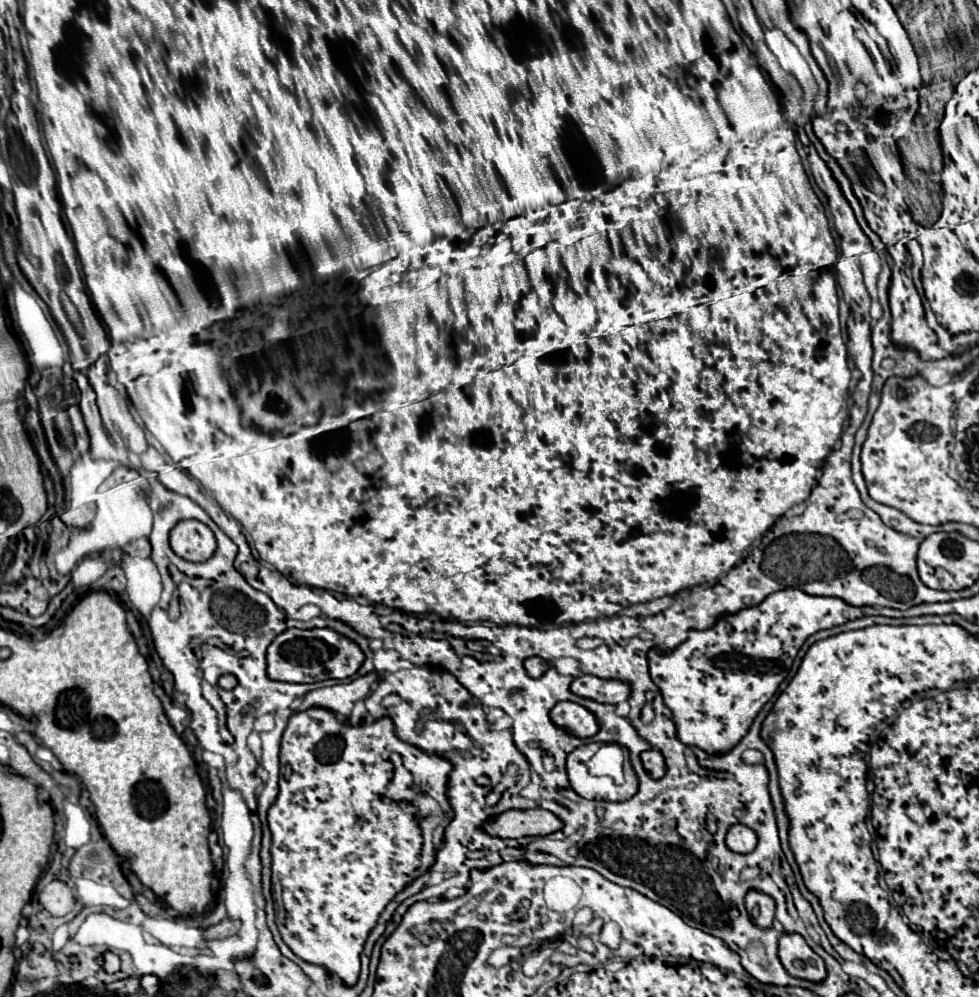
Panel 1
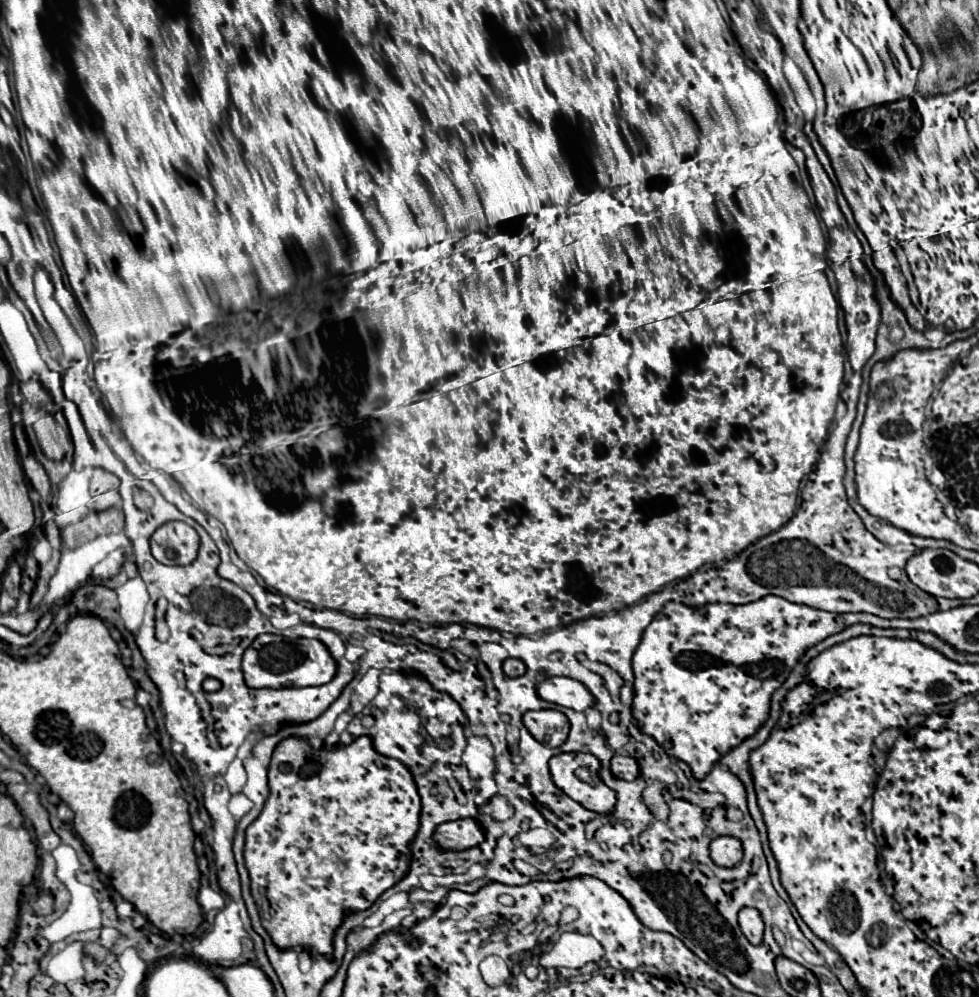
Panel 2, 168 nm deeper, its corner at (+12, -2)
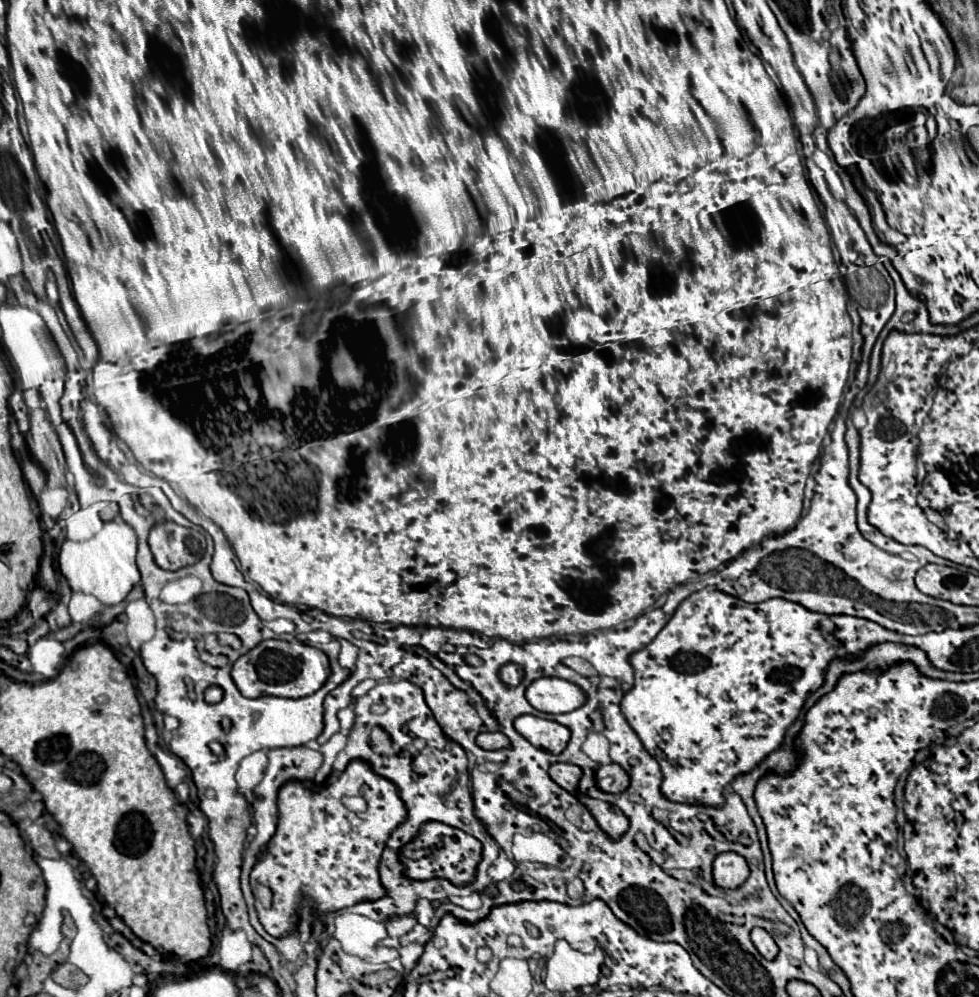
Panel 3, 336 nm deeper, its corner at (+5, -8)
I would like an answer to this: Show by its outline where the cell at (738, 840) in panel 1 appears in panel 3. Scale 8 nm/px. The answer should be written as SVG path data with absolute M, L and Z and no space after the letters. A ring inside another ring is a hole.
M721 853L713 861L713 881L723 889L737 889L747 881L749 867L747 861L737 853Z

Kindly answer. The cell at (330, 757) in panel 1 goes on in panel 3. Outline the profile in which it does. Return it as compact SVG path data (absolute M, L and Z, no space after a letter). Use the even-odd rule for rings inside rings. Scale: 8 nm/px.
M351 761L343 773L337 773L335 779L329 777L329 781L327 781L323 787L311 787L311 785L305 785L305 783L287 783L287 785L283 785L283 789L279 791L279 825L277 825L277 833L273 835L273 839L271 839L269 845L267 845L267 851L261 855L259 863L257 863L255 869L251 871L253 885L263 883L263 885L267 885L267 887L273 891L273 907L271 907L269 911L257 911L257 913L259 913L259 919L261 919L261 925L265 927L265 931L267 931L269 935L273 935L273 937L281 937L281 935L285 935L285 933L291 929L291 915L299 911L301 895L307 895L309 901L317 901L317 903L319 903L319 905L317 905L319 913L337 911L337 909L355 905L355 903L359 903L359 901L373 901L373 899L383 897L383 895L385 895L385 889L383 889L381 883L379 883L377 865L379 865L381 851L383 851L383 847L385 847L385 841L387 841L389 833L391 833L399 823L405 821L405 815L407 815L407 811L405 811L403 801L401 801L399 795L397 795L397 787L395 787L391 781L387 781L387 779L375 775L375 773L371 771L371 767L369 767L367 763L361 763L361 761ZM357 795L363 797L363 799L367 801L367 811L363 811L363 813L353 813L353 811L349 811L349 809L343 805L343 801L341 801L343 797L357 797Z

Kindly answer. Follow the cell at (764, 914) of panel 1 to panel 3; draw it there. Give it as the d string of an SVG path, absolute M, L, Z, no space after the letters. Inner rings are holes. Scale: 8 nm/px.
M753 929L753 931L751 931L751 941L753 941L753 945L757 947L757 951L759 951L767 961L771 961L771 959L777 957L779 947L777 947L777 943L773 941L773 937L771 937L765 929Z

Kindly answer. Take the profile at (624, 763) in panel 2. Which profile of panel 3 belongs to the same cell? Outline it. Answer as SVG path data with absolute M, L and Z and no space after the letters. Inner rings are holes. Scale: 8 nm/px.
M617 763L599 765L595 769L595 785L605 793L623 793L629 785L629 777Z

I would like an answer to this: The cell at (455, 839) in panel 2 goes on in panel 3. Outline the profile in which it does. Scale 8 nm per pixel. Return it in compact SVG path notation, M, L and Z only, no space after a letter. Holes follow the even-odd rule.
M439 821L423 823L419 827L419 833L407 845L403 845L403 849L399 849L399 863L403 865L403 873L405 877L415 881L439 877L451 881L457 887L463 887L475 881L479 861L481 861L481 843L473 835Z

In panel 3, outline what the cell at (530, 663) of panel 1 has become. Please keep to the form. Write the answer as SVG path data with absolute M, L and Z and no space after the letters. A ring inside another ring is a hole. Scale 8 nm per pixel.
M507 663L499 669L499 679L505 683L505 685L511 685L511 687L517 687L523 679L523 669L515 663Z

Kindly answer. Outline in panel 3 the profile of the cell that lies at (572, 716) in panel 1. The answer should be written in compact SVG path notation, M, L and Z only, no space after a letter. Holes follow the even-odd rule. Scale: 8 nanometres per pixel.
M523 715L513 721L517 733L521 733L531 745L559 755L569 741L569 729L535 715Z

